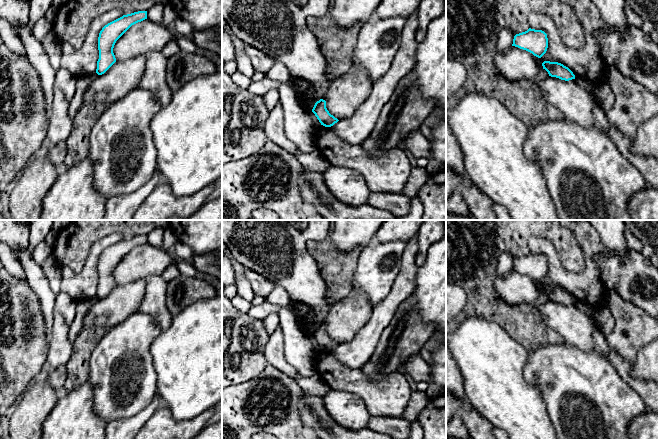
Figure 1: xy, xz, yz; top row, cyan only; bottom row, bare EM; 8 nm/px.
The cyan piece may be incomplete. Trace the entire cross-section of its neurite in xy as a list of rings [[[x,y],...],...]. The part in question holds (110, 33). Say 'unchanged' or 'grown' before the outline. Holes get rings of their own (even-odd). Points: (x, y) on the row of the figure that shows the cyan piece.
unchanged; [[[138,11],[122,17],[105,25],[99,33],[96,73],[104,74],[115,62],[113,48],[116,41],[134,24],[147,19],[147,11]]]

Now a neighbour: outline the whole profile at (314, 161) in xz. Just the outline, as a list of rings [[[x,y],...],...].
[[[318,149],[310,153],[302,152],[299,150],[293,153],[293,156],[307,171],[316,171],[324,174],[330,165]]]

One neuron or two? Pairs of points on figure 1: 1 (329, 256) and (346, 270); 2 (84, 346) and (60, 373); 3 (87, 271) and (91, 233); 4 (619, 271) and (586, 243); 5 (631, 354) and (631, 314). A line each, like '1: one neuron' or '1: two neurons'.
1: one neuron
2: two neurons
3: two neurons
4: two neurons
5: one neuron

